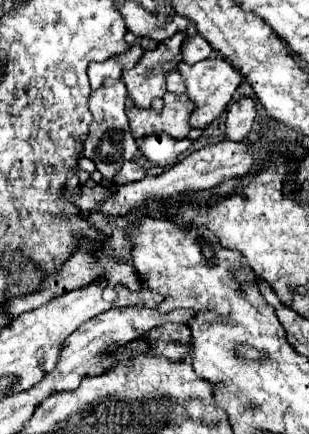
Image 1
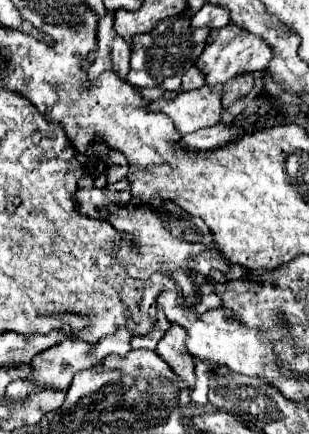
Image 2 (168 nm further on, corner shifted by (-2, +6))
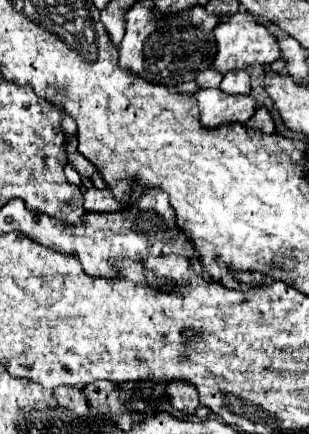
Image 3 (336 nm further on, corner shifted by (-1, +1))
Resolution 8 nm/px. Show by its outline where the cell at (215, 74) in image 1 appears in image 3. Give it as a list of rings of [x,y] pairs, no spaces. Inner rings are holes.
[[[238,11],[234,15],[228,15],[222,19],[222,23],[214,29],[216,43],[218,43],[218,55],[214,59],[214,69],[222,75],[228,71],[240,71],[248,65],[270,65],[280,59],[280,47],[274,43],[274,37],[266,27],[260,27],[260,23],[248,13]]]

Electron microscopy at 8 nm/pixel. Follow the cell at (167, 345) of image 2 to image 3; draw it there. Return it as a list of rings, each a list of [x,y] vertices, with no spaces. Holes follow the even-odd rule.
[[[182,381],[168,383],[166,395],[170,397],[170,403],[172,403],[174,409],[184,411],[188,415],[194,415],[196,407],[200,405],[198,403],[198,393],[196,393],[194,385],[190,385],[190,383],[182,383]]]

